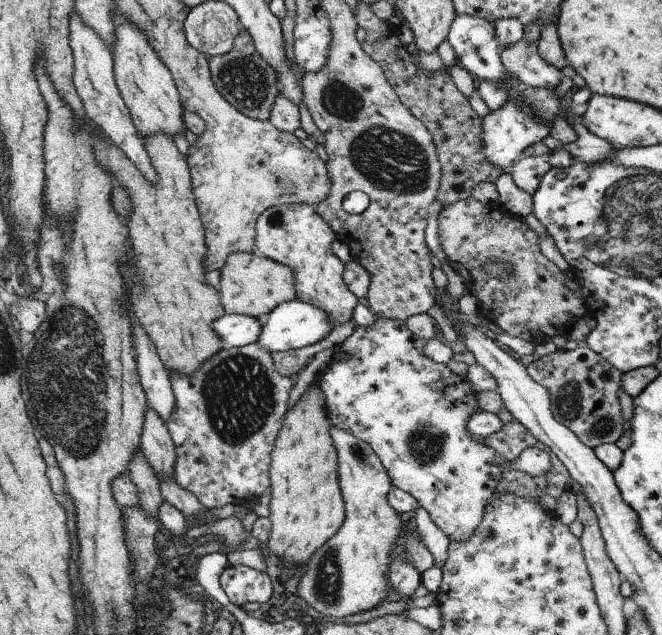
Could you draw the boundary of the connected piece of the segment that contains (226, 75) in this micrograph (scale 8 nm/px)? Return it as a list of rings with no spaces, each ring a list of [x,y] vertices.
[[[242,29],[235,38],[233,49],[227,55],[216,55],[208,58],[212,82],[216,90],[238,112],[268,121],[275,98],[279,94],[277,74],[275,70],[258,54],[252,37]]]

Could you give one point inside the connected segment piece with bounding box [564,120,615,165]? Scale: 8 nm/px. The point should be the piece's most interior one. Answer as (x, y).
(588, 148)

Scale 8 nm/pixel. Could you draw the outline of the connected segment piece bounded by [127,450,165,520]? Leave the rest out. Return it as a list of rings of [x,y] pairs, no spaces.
[[[141,450],[133,458],[127,474],[138,487],[141,508],[150,517],[158,520],[159,508],[165,502],[165,498],[162,496],[159,480]]]

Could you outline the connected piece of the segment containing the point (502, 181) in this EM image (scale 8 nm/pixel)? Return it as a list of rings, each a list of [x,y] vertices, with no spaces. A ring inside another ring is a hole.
[[[509,172],[502,173],[495,182],[499,194],[498,203],[508,212],[523,219],[533,212],[533,197],[516,186]]]

